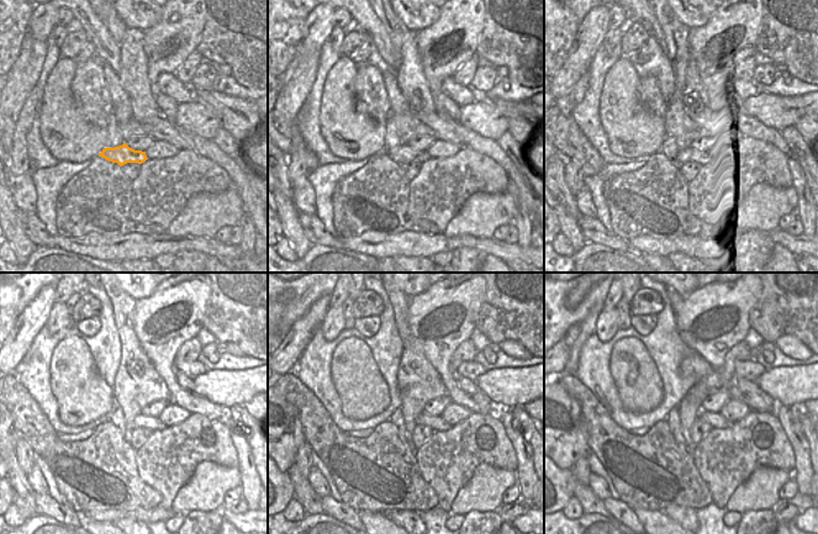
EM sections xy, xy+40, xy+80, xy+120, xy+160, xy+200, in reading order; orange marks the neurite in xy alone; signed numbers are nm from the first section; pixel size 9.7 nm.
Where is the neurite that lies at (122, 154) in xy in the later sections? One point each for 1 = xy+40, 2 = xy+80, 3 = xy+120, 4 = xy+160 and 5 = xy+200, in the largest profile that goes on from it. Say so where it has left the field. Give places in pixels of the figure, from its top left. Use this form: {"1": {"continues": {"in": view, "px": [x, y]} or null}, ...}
{"1": {"continues": {"in": "xy+40", "px": [401, 154]}}, "2": {"continues": {"in": "xy+80", "px": [686, 154]}}, "3": {"continues": {"in": "xy+120", "px": [154, 424]}}, "4": {"continues": {"in": "xy+160", "px": [436, 423]}}, "5": {"continues": {"in": "xy+200", "px": [714, 419]}}}

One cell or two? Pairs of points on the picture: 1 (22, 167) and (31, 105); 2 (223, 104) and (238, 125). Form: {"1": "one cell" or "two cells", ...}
{"1": "one cell", "2": "one cell"}

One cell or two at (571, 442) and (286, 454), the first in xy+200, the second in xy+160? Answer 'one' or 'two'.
one

